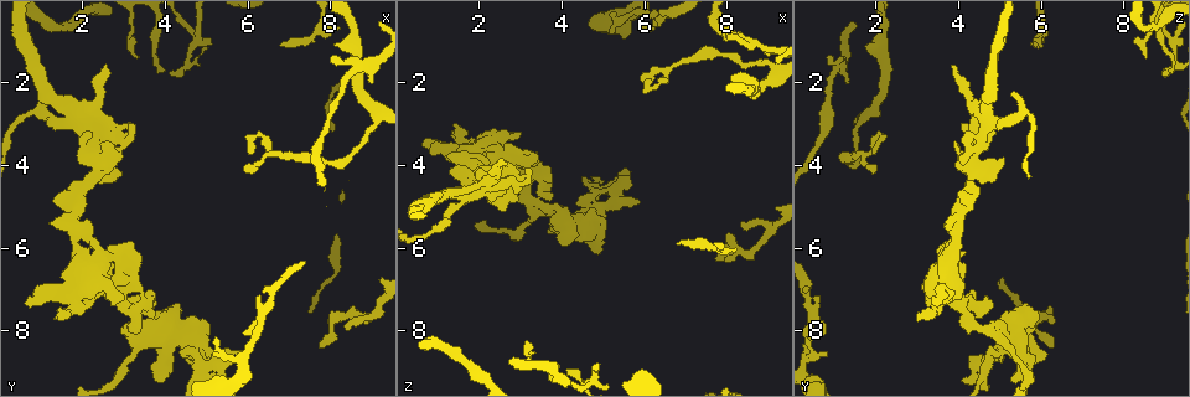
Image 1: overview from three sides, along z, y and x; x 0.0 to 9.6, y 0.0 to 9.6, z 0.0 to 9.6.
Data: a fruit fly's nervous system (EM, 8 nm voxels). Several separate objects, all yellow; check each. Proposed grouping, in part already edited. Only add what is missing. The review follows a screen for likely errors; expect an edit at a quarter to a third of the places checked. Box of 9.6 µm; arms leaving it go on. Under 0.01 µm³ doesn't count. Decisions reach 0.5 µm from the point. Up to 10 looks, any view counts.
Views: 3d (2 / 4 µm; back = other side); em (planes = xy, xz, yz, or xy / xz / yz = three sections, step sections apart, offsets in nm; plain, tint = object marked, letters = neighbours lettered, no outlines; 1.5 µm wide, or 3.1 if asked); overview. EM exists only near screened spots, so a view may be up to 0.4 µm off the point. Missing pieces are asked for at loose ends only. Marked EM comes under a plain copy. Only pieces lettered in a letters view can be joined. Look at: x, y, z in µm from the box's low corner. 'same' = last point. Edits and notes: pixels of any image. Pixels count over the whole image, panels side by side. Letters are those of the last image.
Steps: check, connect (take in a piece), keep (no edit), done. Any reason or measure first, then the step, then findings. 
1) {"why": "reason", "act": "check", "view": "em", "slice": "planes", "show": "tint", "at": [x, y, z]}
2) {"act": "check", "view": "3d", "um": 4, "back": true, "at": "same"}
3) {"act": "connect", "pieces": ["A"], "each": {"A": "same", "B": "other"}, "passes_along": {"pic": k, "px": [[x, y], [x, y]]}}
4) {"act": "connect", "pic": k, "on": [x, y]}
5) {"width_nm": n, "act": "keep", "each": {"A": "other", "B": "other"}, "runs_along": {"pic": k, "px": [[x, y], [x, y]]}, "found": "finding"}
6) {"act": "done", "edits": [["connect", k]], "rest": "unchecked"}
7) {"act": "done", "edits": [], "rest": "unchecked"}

{"why": "thin end", "act": "check", "view": "3d", "um": 2, "at": [3.35, 1.35, 8.45]}

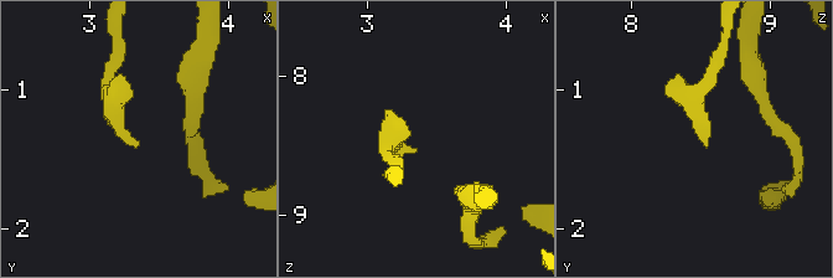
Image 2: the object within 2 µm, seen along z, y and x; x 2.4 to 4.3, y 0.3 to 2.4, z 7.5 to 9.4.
{"why": "need the tissue", "act": "check", "view": "em", "slice": "planes", "show": "tint", "at": [3.34, 1.36, 8.50]}

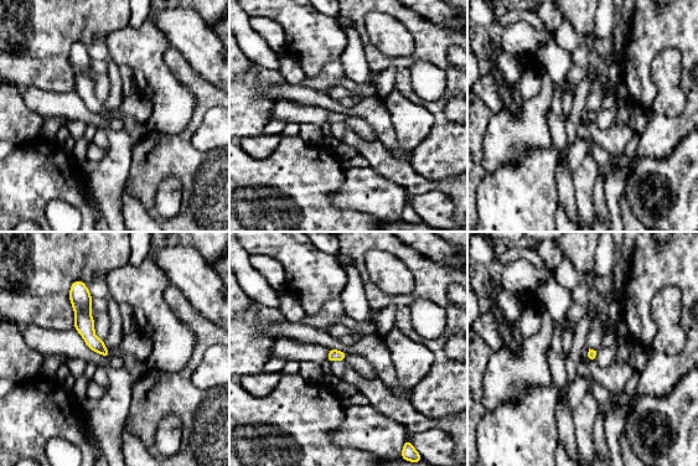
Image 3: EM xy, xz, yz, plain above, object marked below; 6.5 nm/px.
{"act": "check", "view": "em", "slice": "planes", "show": "letters", "at": "same"}

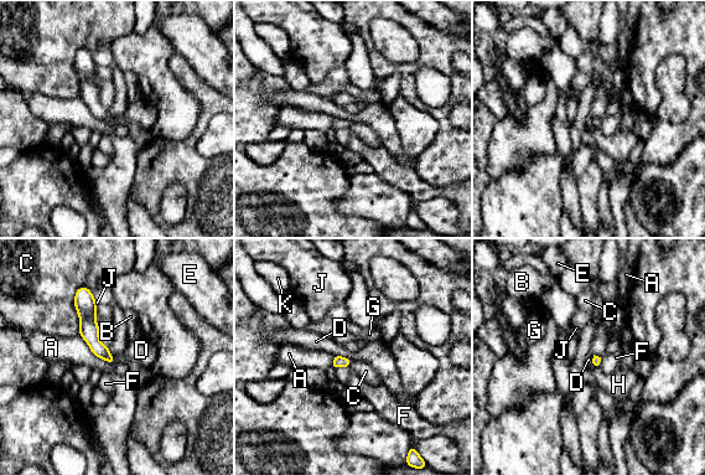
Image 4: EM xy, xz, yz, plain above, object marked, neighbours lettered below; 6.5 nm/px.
{"longest_contact_nm": ["C", 320], "act": "keep", "each": {"A": "other", "B": "other", "C": "other", "D": "other", "E": "other", "F": "other", "G": "other", "H": "other", "J": "other", "K": "other"}, "border": {"pic": 4, "px": [[333, 355], [351, 360]]}, "found": "no lettered piece goes on from it"}

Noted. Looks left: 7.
{"why": "branch stops here", "act": "check", "view": "em", "slice": "xy", "step": 4, "show": "letters", "at": [5.85, 8.55, 4.90]}

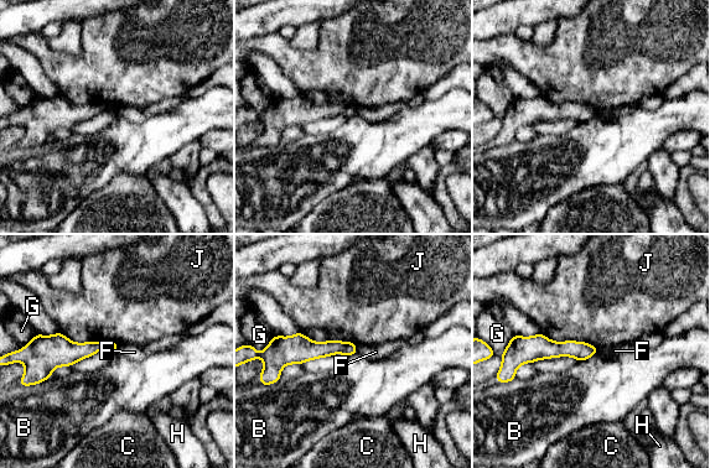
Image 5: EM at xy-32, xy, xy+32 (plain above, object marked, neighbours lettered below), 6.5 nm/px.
{"act": "keep", "each": {"B": "other", "C": "other", "F": "other", "G": "other", "H": "other", "J": "other"}, "border": {"pic": 5, "px": [[597, 350], [579, 362]]}, "found": "no lettered piece goes on from it"}

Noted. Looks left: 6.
{"why": "an open end", "act": "check", "view": "em", "slice": "yz", "step": 8, "show": "letters", "at": [7.65, 8.35, 6.25]}

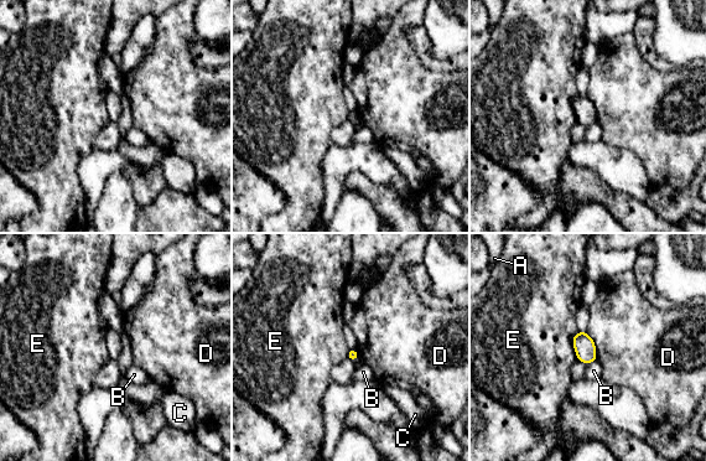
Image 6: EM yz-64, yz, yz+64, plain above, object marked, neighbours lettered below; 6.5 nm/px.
{"act": "keep", "each": {"A": "other", "B": "other", "C": "other", "D": "other", "E": "other"}, "border": {"pic": 6, "px": [[579, 332], [572, 338], [577, 360]]}, "found": "no lettered piece goes on from it"}

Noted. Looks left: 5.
{"why": "branch stops here", "act": "check", "view": "em", "slice": "xz", "step": 4, "show": "letters", "at": [8.05, 1.40, 1.00]}

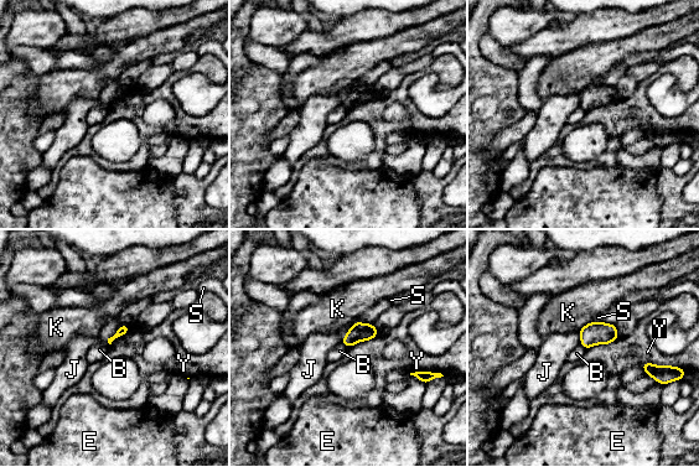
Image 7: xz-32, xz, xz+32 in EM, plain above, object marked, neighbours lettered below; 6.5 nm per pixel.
{"act": "keep", "each": {"B": "other", "E": "other", "J": "other", "K": "other", "S": "other", "Y": "other"}, "border": {"pic": 7, "px": [[641, 364], [653, 363], [671, 367]]}, "found": "none of them fits"}

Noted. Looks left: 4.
{"act": "done", "edits": [], "rest": "unchecked"}

